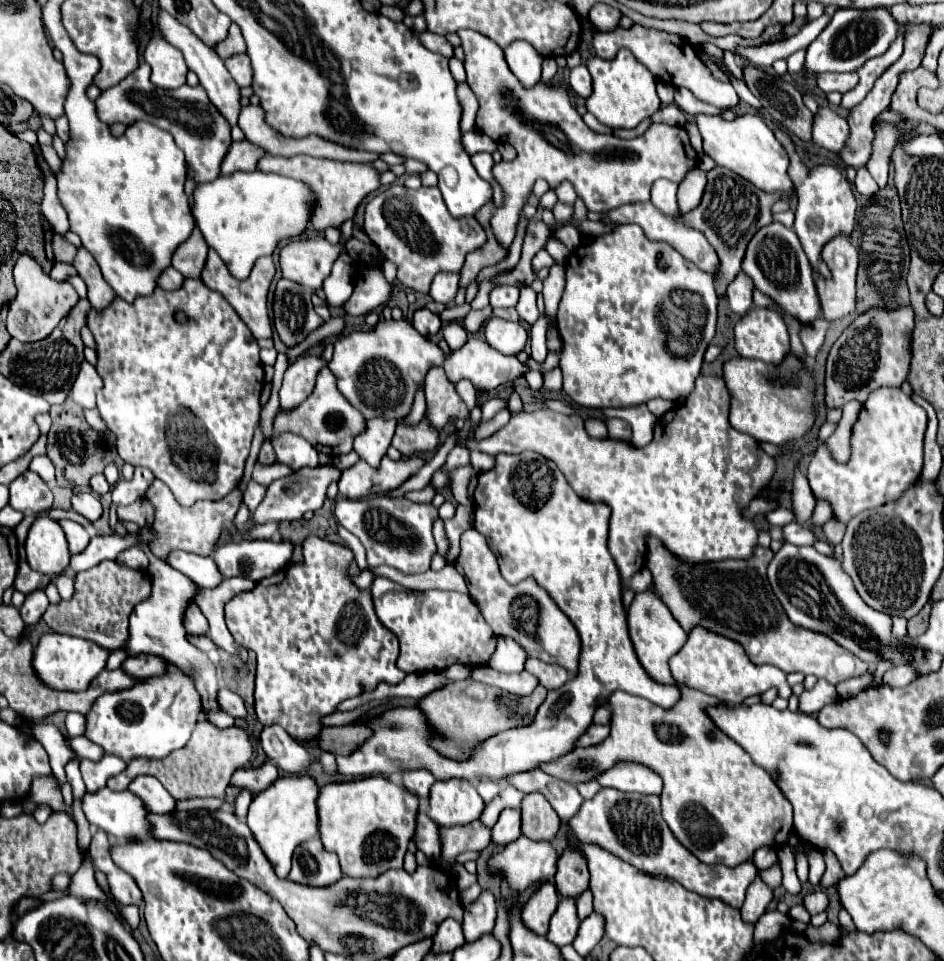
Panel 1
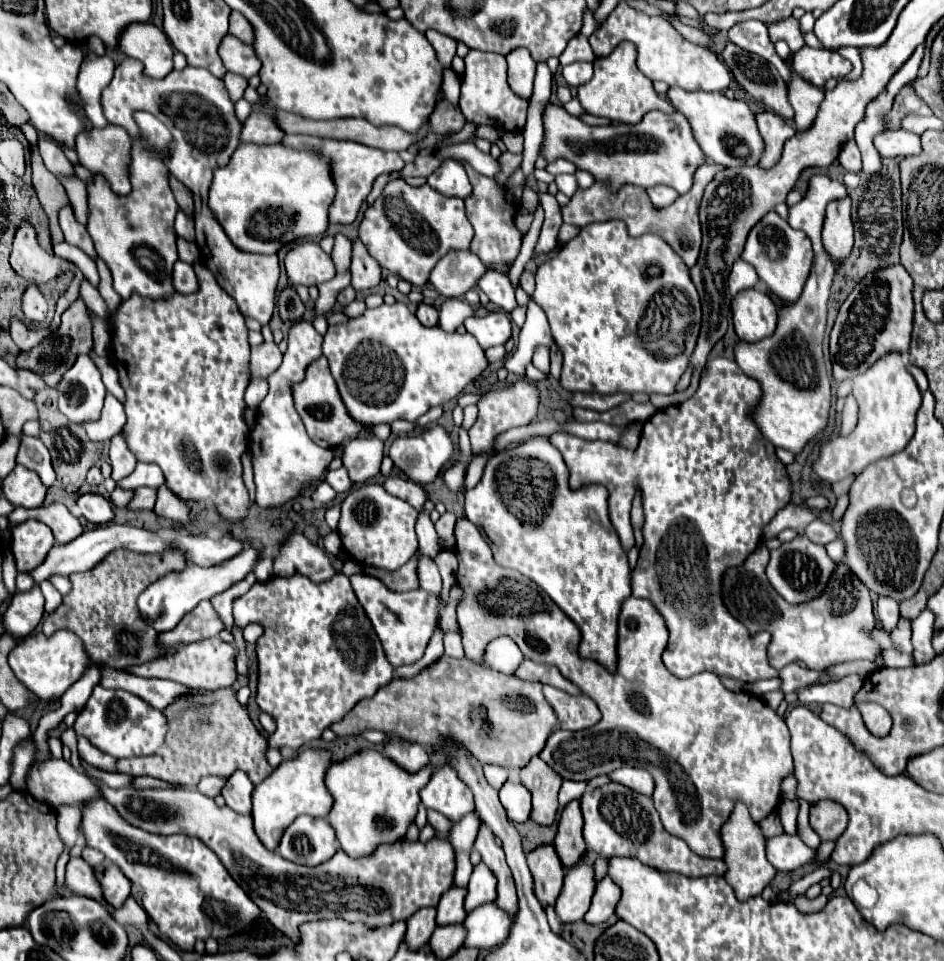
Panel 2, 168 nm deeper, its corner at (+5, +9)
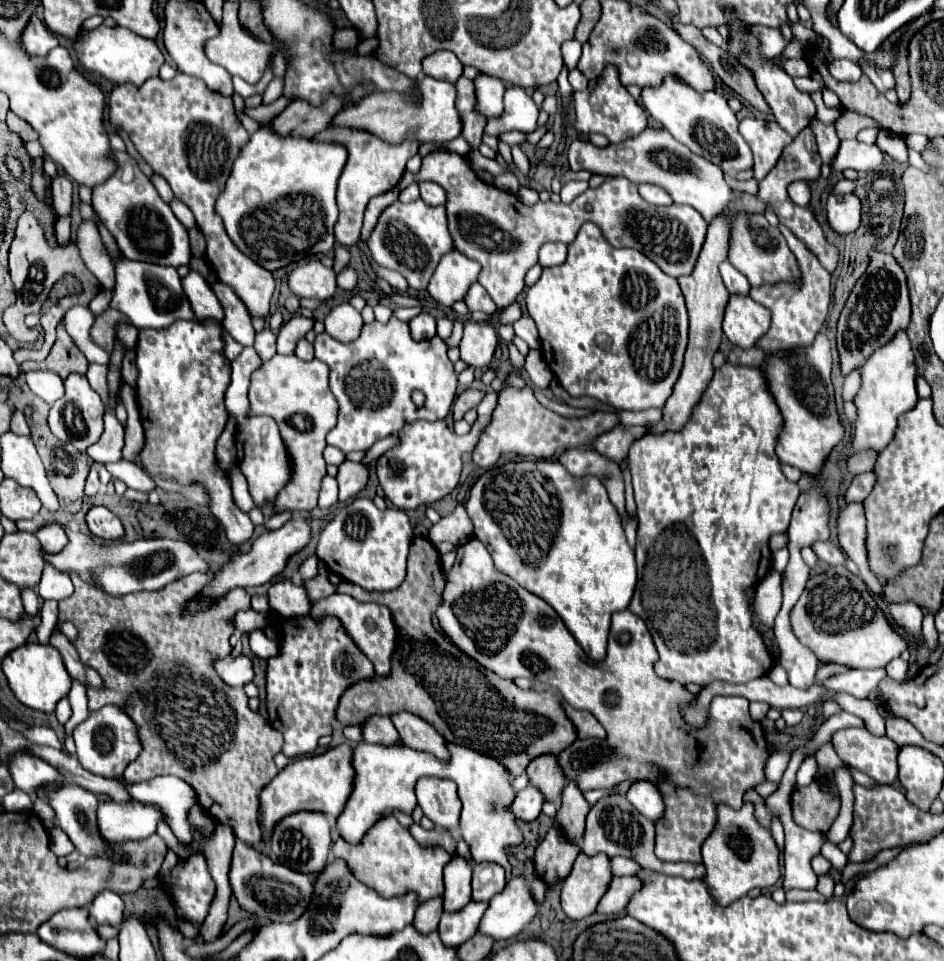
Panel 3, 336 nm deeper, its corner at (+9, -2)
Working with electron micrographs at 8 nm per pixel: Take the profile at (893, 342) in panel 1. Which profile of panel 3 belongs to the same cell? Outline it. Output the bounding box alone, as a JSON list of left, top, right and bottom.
[837,252,911,374]

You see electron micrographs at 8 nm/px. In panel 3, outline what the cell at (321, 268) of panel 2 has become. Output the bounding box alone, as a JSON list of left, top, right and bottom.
[289,260,337,300]

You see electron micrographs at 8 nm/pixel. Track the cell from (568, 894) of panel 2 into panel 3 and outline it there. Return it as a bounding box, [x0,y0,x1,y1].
[563,852,611,920]

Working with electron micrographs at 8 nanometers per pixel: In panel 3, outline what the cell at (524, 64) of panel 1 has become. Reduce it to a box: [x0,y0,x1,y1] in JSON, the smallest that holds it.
[485,86,539,136]

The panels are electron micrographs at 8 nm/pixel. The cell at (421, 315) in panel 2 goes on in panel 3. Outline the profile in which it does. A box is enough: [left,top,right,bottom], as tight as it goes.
[409,312,435,340]

